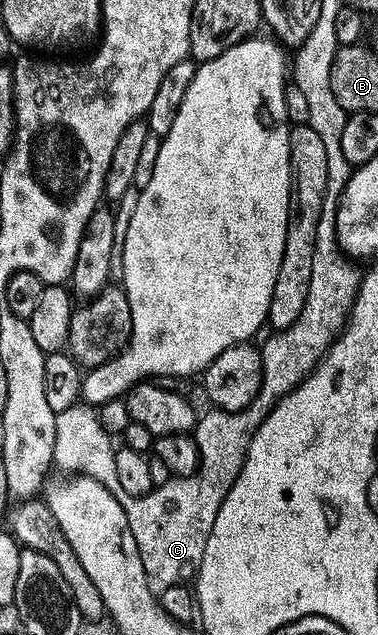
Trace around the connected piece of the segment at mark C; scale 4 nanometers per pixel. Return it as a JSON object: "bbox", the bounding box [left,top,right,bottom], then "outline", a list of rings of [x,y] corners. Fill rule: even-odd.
{"bbox":[54,226,361,584],"outline":[[[319,226],[309,297],[297,321],[293,321],[293,325],[283,331],[271,333],[261,343],[263,383],[259,386],[258,397],[249,406],[243,411],[210,409],[204,415],[202,412],[193,432],[194,441],[199,447],[200,461],[199,469],[193,475],[168,478],[168,483],[160,487],[158,484],[148,495],[127,495],[125,489],[121,489],[121,481],[117,481],[116,448],[111,447],[112,436],[101,425],[98,410],[74,405],[56,414],[54,466],[61,467],[65,473],[91,475],[101,481],[109,493],[119,498],[148,576],[156,584],[166,584],[169,577],[176,583],[186,584],[198,575],[201,557],[205,553],[205,541],[209,541],[217,509],[221,509],[221,501],[245,461],[249,437],[263,424],[263,418],[279,400],[284,399],[302,379],[306,379],[343,330],[361,282],[361,271],[354,266],[358,267],[345,254],[334,226]]]}

